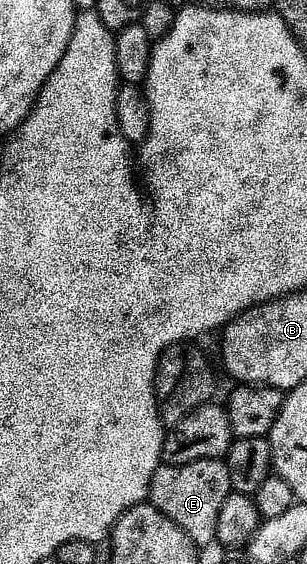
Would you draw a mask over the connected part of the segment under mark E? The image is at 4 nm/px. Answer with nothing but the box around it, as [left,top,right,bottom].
[148,458,233,548]

